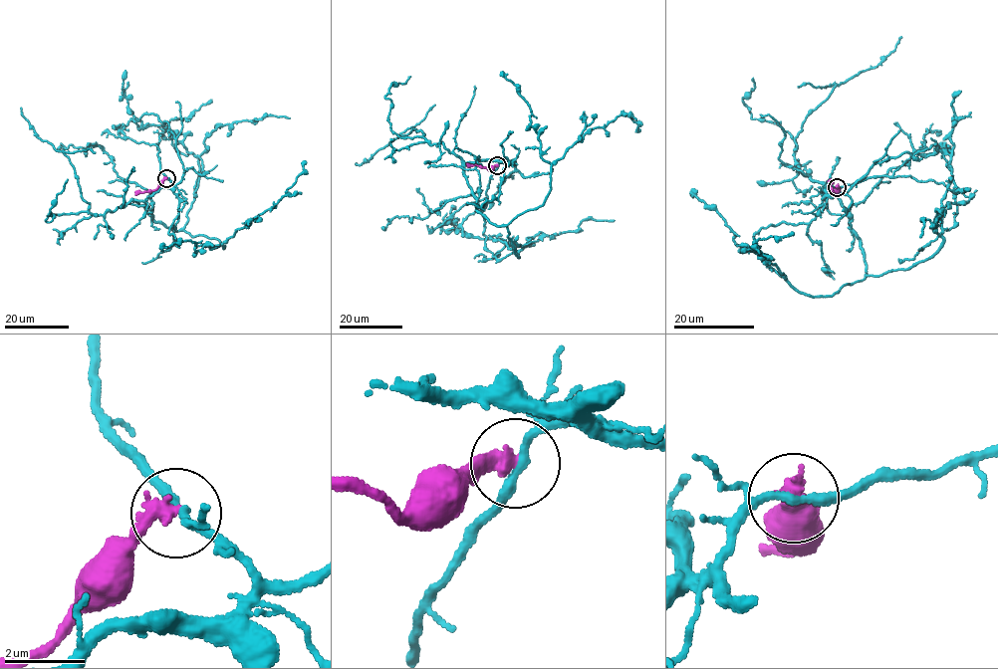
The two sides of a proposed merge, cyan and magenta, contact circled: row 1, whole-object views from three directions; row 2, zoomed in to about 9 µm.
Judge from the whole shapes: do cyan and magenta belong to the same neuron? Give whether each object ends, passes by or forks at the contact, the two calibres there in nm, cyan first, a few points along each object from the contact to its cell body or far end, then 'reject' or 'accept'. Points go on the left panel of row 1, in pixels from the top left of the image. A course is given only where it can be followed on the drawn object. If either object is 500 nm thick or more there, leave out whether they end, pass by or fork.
cyan passes by | magenta ends | 220/400 nm | cyan via (167, 178), (172, 185), (145, 199), (151, 219), (214, 238), (224, 249), (235, 231), (285, 193), (305, 160) | magenta via (166, 178), (154, 190), (134, 195) | reject

